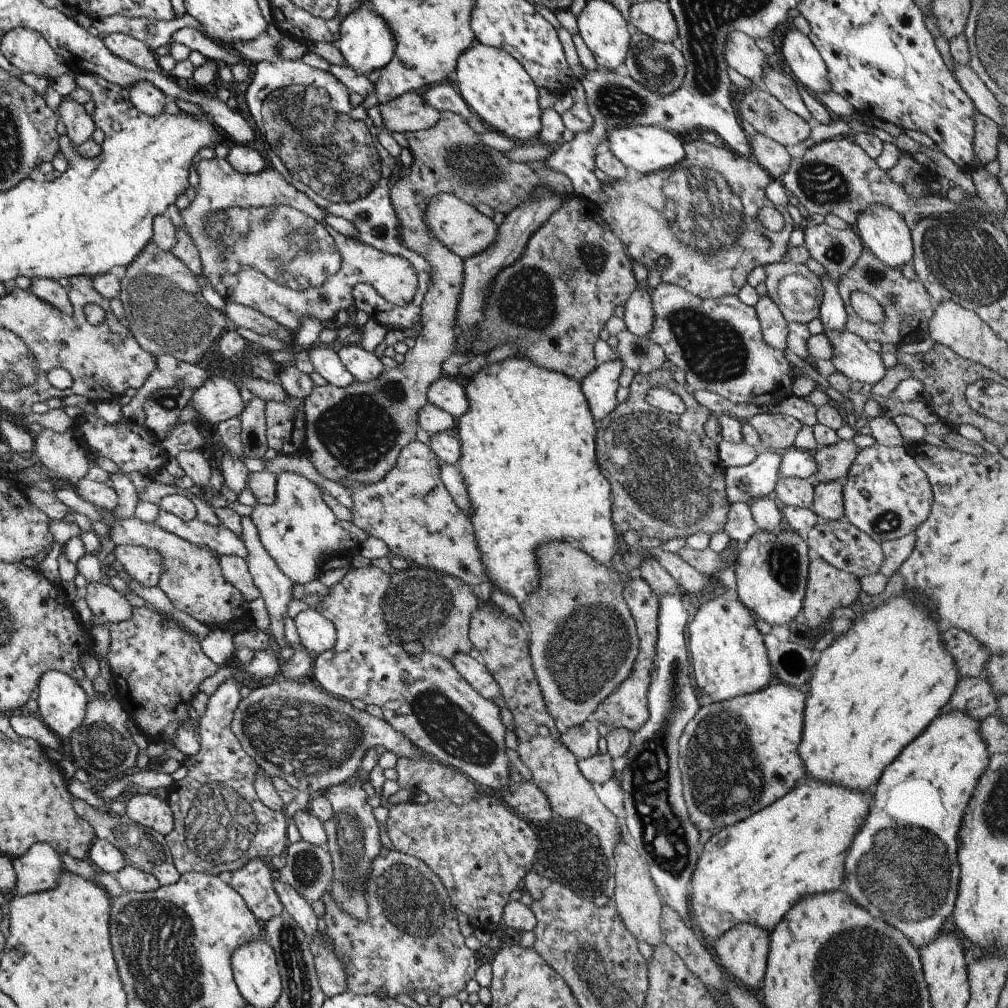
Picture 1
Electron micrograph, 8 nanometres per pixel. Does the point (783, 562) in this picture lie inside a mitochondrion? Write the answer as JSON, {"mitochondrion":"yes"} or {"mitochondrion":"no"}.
{"mitochondrion":"yes"}

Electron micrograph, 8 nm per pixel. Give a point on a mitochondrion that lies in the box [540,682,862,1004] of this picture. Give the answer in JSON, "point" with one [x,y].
{"point":[738,786]}

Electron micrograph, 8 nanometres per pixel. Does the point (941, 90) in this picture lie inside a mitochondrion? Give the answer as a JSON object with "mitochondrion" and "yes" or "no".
{"mitochondrion":"no"}

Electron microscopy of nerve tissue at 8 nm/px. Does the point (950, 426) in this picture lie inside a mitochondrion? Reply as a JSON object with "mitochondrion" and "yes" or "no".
{"mitochondrion":"no"}

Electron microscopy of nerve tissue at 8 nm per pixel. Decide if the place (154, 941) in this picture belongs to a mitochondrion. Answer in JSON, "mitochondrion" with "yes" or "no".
{"mitochondrion":"yes"}

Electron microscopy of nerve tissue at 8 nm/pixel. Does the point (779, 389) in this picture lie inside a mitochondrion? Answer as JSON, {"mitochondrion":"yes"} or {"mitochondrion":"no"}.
{"mitochondrion":"no"}

